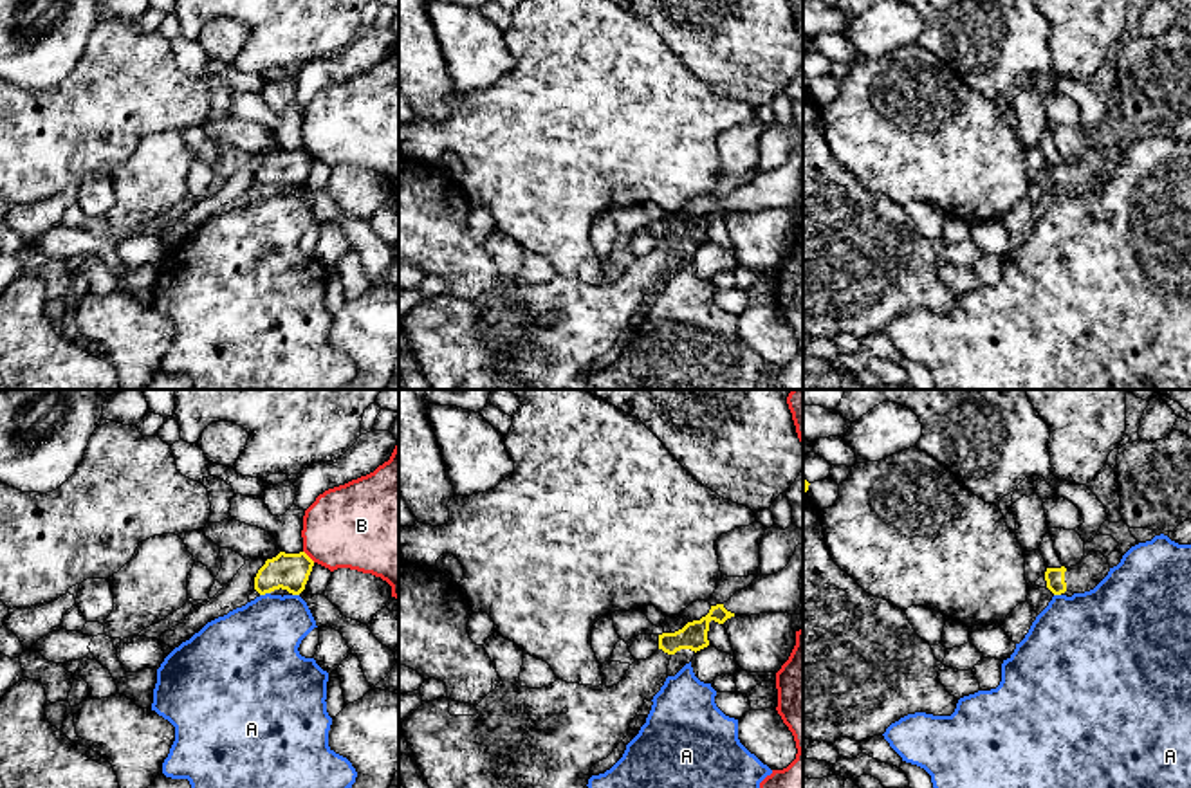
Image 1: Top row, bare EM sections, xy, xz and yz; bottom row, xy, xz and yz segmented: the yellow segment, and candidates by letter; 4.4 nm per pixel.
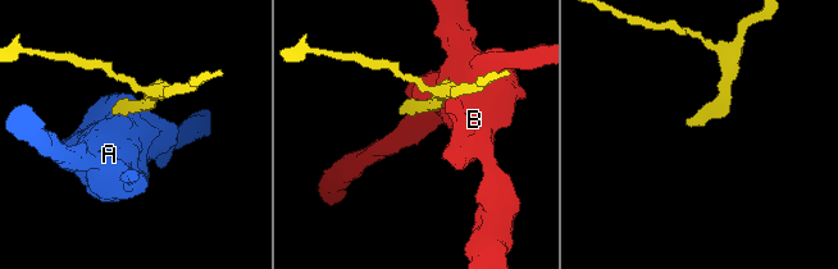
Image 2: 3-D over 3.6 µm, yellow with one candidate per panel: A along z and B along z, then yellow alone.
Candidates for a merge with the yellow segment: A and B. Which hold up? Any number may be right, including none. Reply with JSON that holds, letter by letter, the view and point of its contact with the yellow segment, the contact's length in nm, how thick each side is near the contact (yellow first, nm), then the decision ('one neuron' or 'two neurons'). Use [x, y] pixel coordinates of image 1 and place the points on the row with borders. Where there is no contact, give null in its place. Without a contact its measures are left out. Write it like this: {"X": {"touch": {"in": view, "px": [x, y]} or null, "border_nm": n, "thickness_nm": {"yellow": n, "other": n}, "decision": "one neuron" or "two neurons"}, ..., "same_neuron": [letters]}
{"A": {"touch": {"in": "xy", "px": [264, 594]}, "border_nm": 50, "thickness_nm": {"yellow": 160, "other": 380}, "decision": "two neurons"}, "B": {"touch": {"in": "xy", "px": [307, 556]}, "border_nm": 80, "thickness_nm": {"yellow": 160, "other": 380}, "decision": "two neurons"}, "same_neuron": []}

